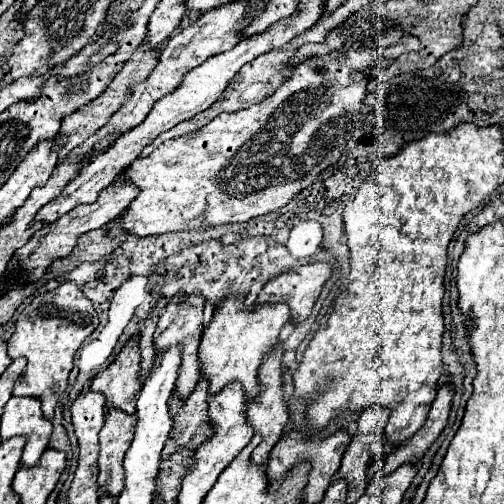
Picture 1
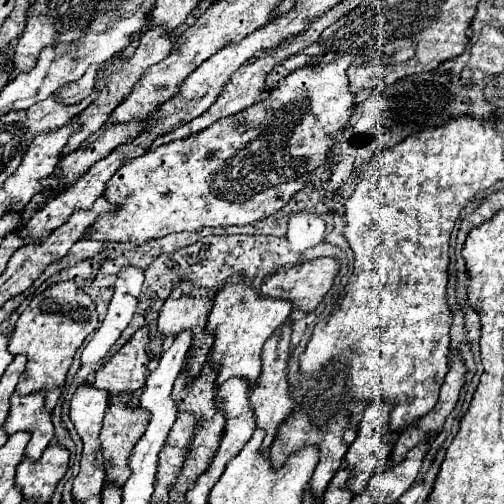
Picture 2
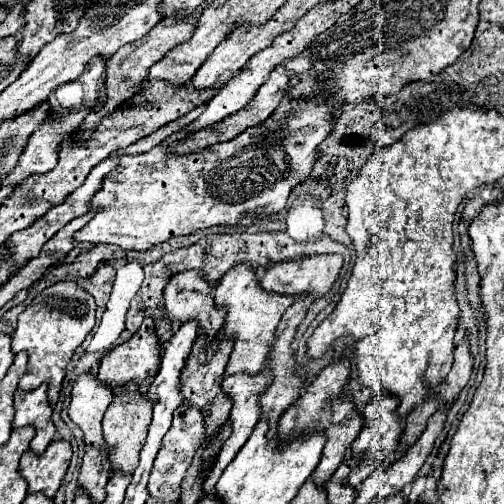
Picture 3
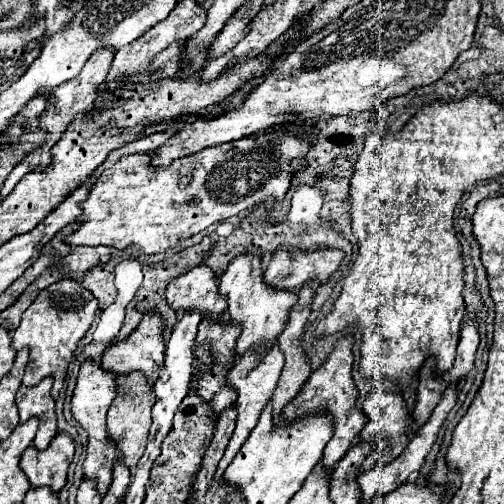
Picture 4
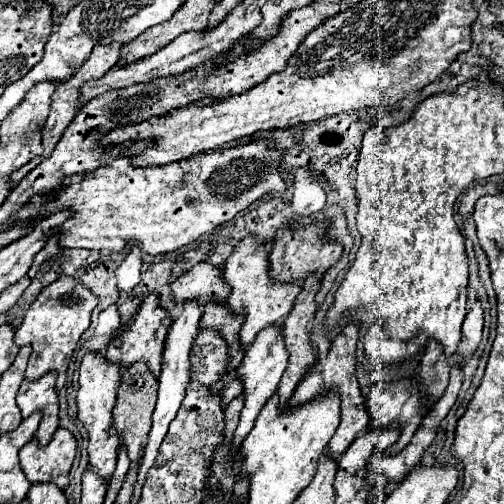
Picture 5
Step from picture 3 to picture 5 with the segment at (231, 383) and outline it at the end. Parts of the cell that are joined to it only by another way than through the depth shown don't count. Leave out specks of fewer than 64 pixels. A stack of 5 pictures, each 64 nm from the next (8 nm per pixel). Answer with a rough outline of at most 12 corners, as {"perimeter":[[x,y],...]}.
{"perimeter":[[280,328],[246,348],[236,378],[244,408],[232,452],[276,392],[288,362]]}

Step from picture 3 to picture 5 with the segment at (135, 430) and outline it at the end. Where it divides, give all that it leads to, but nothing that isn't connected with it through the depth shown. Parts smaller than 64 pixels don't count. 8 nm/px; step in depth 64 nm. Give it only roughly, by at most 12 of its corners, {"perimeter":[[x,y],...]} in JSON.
{"perimeter":[[122,372],[112,426],[138,466],[152,426],[156,376]]}

